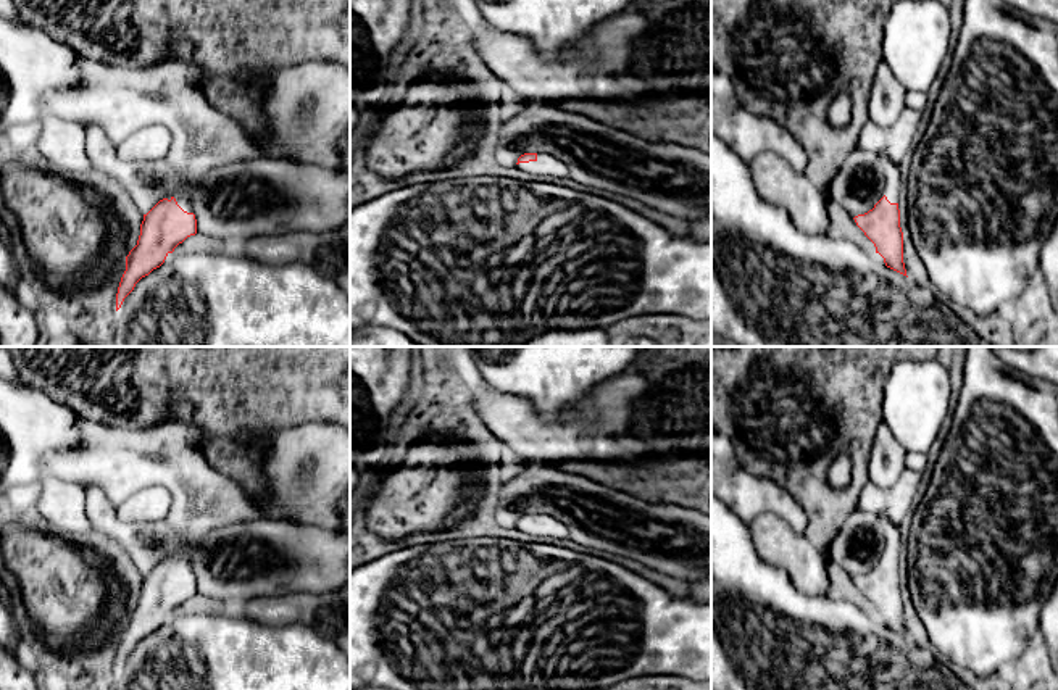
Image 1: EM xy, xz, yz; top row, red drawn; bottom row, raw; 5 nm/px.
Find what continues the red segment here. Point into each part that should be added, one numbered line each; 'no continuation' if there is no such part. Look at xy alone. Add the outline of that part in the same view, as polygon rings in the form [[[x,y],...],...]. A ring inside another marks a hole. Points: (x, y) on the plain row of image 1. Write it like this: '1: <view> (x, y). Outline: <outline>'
1: xy (308, 466). Outline: [[[87,419],[85,439],[79,450],[50,453],[44,459],[45,474],[98,484],[115,505],[147,485],[166,487],[173,495],[166,521],[187,547],[166,559],[174,558],[187,574],[194,574],[190,553],[218,527],[258,518],[327,530],[342,527],[339,511],[350,495],[350,429],[342,424],[316,421],[245,437],[266,448],[271,495],[263,506],[208,464],[203,434],[194,426],[165,422],[135,432]]]

